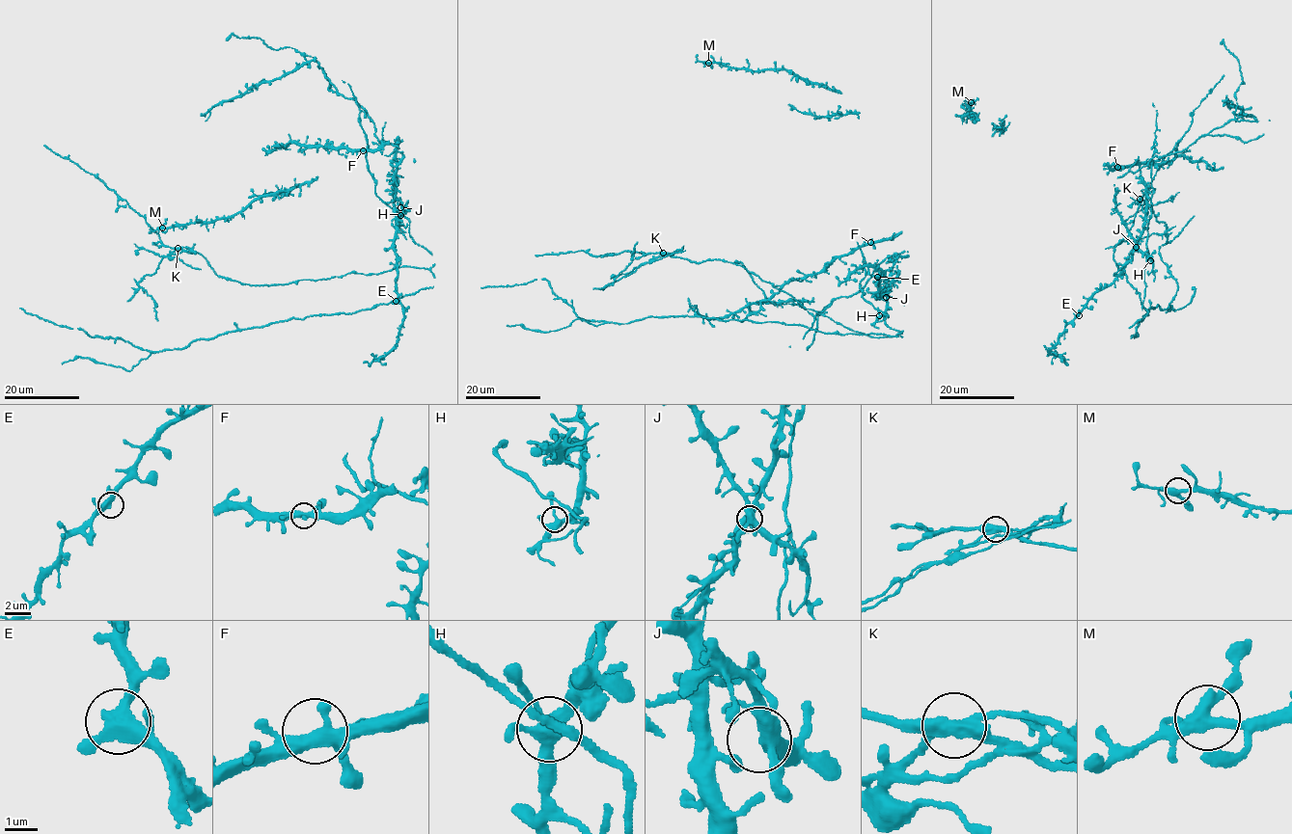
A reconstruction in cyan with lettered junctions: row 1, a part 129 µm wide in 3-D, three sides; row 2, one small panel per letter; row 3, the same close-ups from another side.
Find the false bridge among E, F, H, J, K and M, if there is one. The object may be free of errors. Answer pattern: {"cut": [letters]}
{"cut": ["K"]}

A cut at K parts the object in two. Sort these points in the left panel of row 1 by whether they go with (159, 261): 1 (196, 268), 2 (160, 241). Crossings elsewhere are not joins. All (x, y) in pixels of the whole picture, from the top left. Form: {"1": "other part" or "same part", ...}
{"1": "same part", "2": "other part"}

